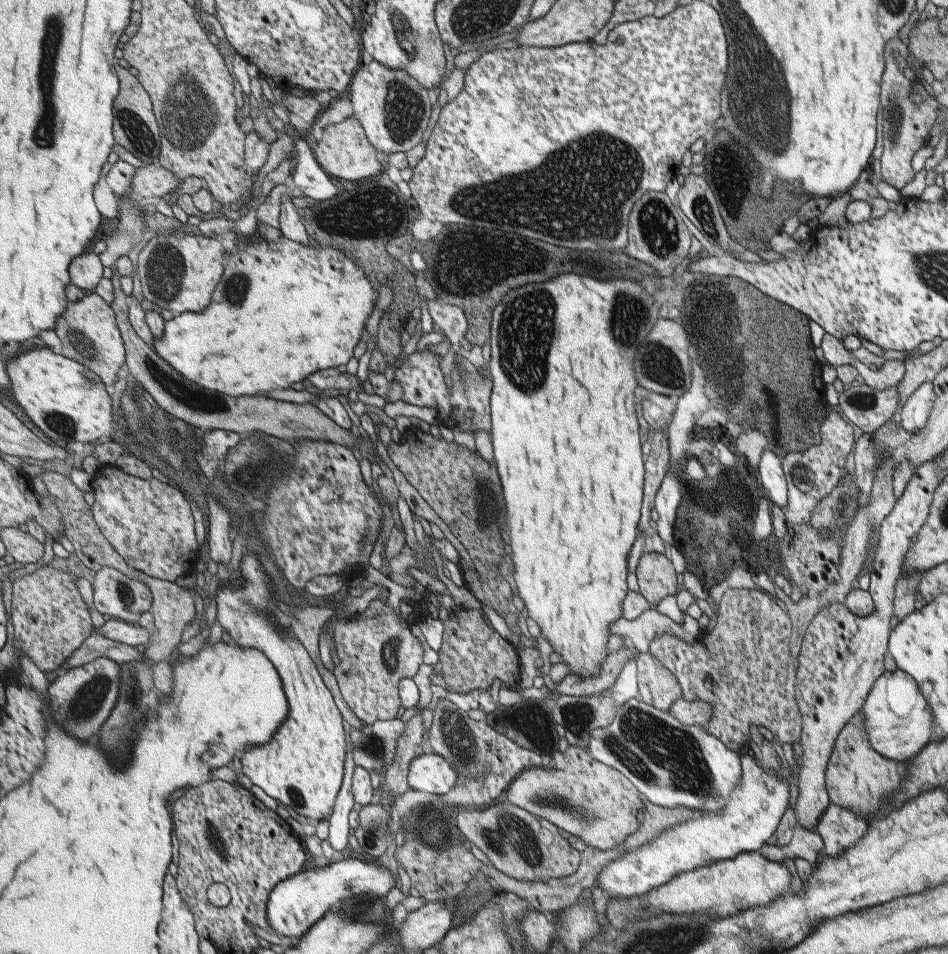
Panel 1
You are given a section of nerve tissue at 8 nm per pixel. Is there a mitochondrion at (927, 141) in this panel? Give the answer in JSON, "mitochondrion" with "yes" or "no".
{"mitochondrion":"no"}

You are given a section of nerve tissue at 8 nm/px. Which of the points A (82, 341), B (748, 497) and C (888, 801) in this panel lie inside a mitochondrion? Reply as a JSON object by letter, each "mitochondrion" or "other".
{"A":"mitochondrion","B":"other","C":"other"}

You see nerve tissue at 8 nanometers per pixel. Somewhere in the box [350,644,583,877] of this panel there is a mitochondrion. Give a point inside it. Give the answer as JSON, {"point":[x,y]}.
{"point":[509,834]}

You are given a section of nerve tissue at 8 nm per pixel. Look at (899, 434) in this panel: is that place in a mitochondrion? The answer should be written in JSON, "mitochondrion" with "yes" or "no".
{"mitochondrion":"no"}

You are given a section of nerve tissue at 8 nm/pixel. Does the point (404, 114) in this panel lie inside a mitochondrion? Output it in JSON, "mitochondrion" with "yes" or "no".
{"mitochondrion":"yes"}

